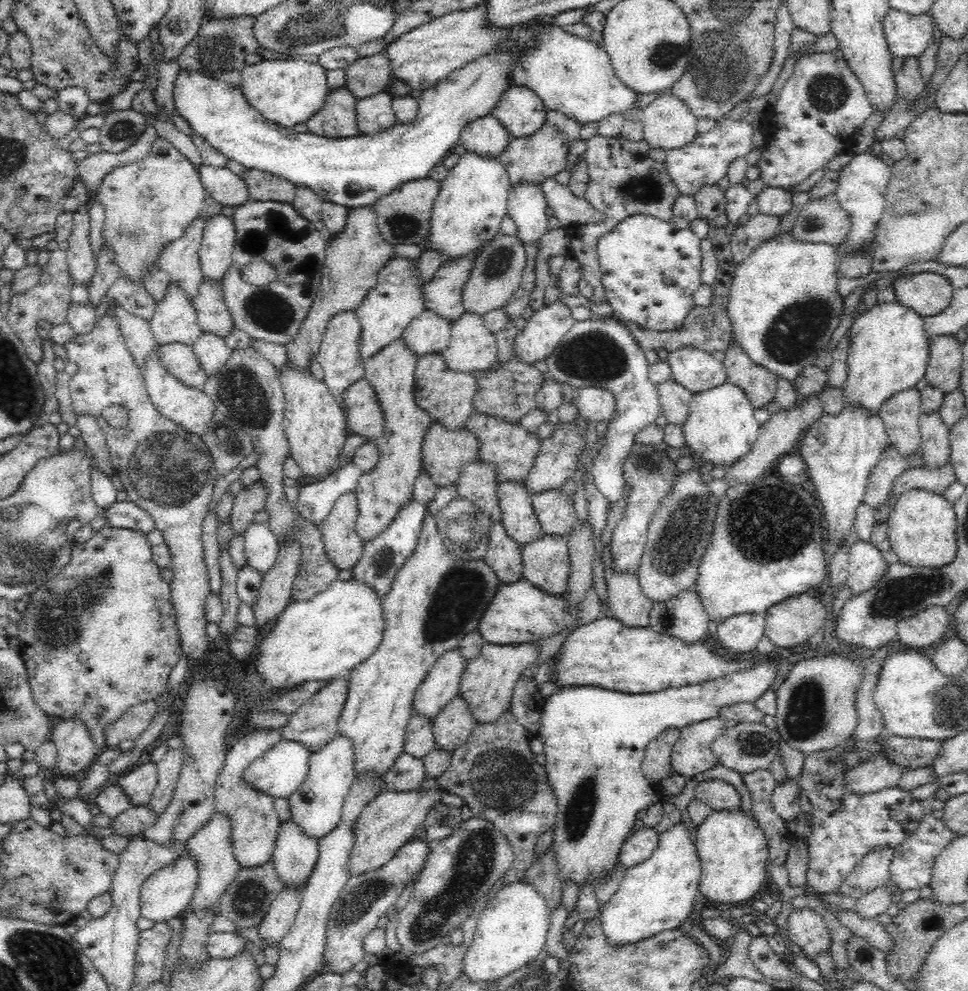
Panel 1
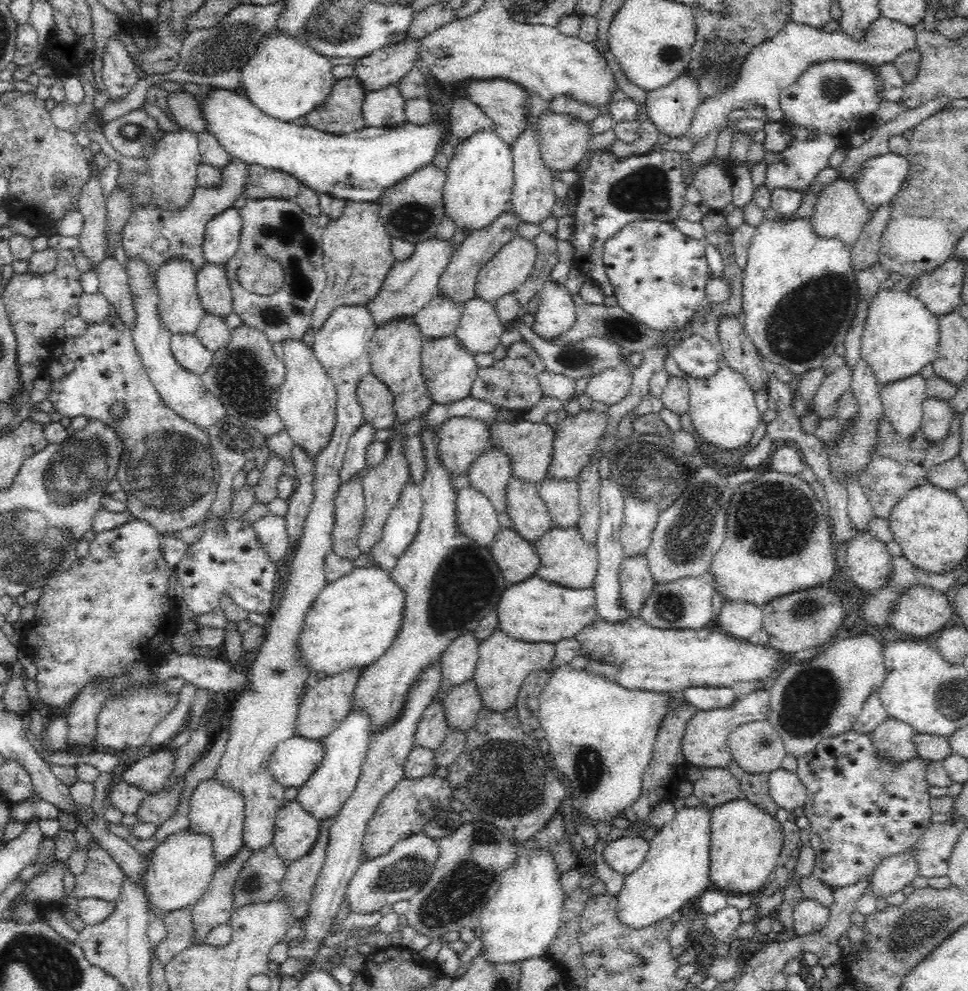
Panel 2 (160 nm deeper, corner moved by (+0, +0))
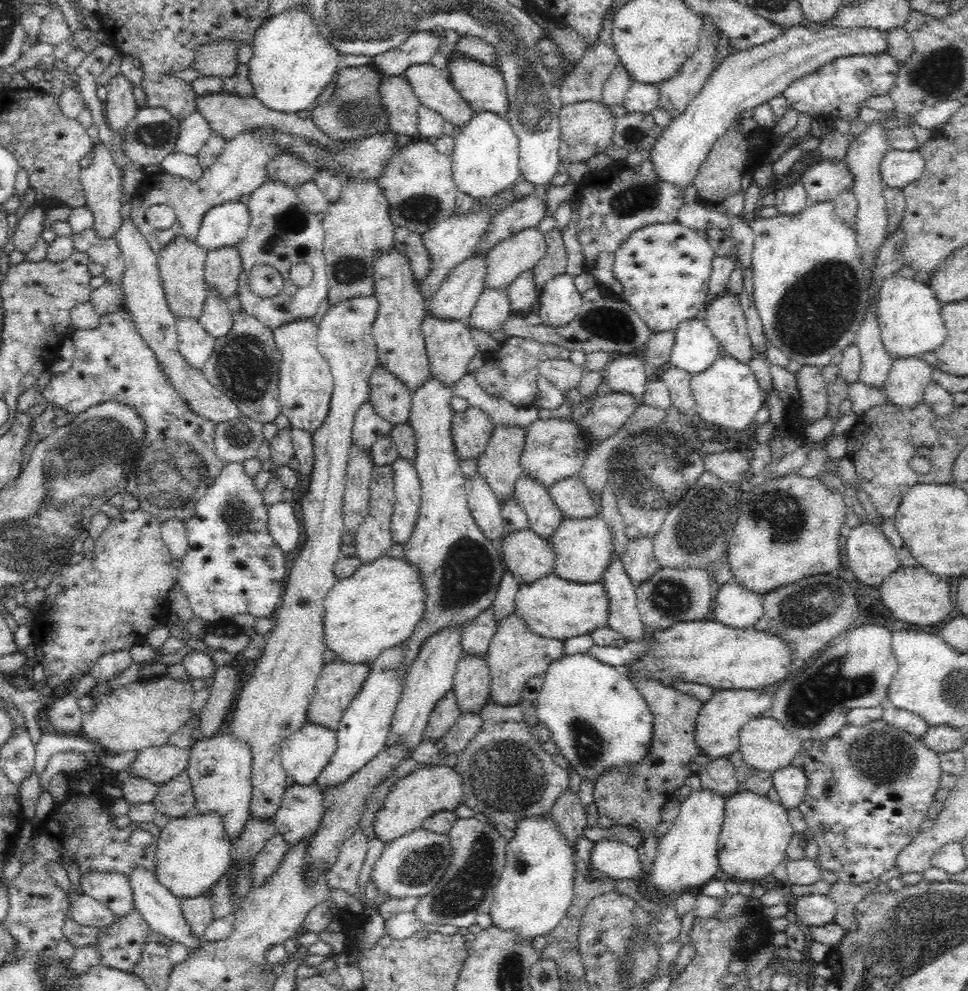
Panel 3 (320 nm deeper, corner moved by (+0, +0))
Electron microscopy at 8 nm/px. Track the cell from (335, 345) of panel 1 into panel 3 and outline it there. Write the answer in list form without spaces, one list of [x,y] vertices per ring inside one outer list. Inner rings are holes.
[[[374,293],[344,298],[328,308],[317,326],[317,348],[331,368],[333,388],[324,422],[312,433],[315,462],[310,485],[300,502],[306,540],[288,574],[281,604],[274,614],[275,625],[267,635],[263,655],[256,661],[254,674],[238,694],[230,724],[230,733],[238,740],[246,741],[252,751],[253,791],[249,807],[250,815],[258,819],[275,819],[276,810],[280,808],[287,788],[284,781],[287,774],[280,759],[281,743],[307,724],[308,706],[325,665],[322,661],[326,652],[324,601],[328,591],[339,581],[334,565],[341,556],[343,498],[354,416],[360,404],[368,400],[369,378],[379,365],[378,350],[372,337],[378,307]]]

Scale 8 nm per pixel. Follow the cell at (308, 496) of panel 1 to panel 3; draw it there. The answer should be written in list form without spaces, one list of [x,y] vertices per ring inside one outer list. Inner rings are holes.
[[[369,396],[366,402],[360,404],[354,416],[352,440],[364,450],[371,450],[371,446],[380,438],[390,434],[393,424],[384,420],[374,410]]]

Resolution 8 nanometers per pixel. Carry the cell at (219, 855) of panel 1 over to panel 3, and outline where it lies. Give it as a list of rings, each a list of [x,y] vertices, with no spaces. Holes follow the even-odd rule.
[[[232,733],[205,737],[190,748],[191,756],[186,771],[192,781],[196,797],[195,812],[218,813],[224,821],[226,833],[236,839],[250,819],[250,802],[253,791],[252,751],[246,741],[240,741]]]

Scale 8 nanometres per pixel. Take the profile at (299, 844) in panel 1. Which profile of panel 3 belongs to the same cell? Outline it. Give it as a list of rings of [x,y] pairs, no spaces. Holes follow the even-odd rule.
[[[295,782],[284,790],[275,820],[278,833],[290,845],[298,840],[308,840],[318,831],[324,814],[323,794],[315,782],[306,786]]]

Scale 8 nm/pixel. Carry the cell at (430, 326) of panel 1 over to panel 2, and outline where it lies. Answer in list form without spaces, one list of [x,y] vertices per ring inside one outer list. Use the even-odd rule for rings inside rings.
[[[439,291],[424,308],[415,314],[417,327],[425,338],[445,338],[455,334],[460,319],[462,302],[454,302]]]

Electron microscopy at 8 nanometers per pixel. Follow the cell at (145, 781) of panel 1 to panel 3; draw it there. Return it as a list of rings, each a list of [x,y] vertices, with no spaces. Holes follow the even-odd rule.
[[[169,744],[151,747],[139,752],[131,771],[136,776],[161,785],[186,770],[190,756],[190,748],[182,749]]]

